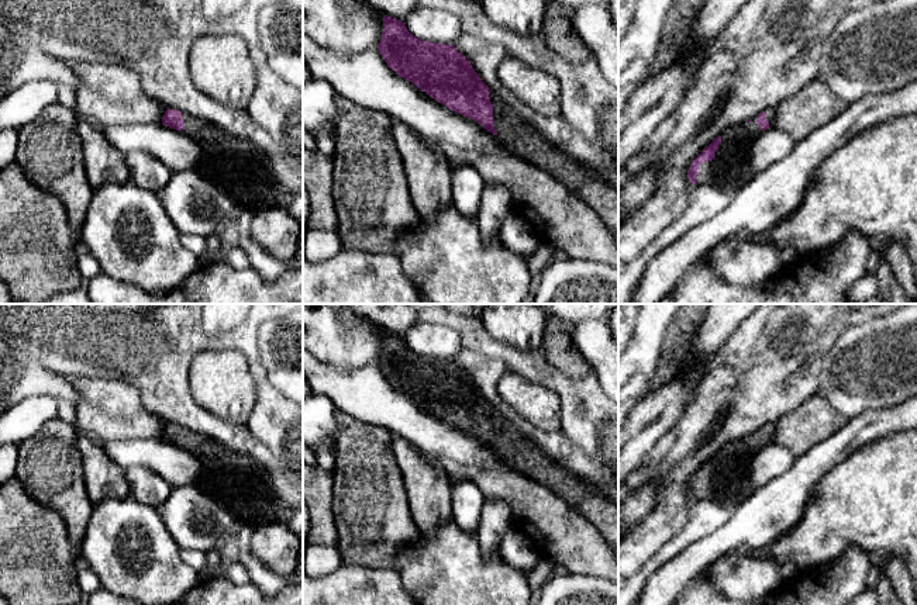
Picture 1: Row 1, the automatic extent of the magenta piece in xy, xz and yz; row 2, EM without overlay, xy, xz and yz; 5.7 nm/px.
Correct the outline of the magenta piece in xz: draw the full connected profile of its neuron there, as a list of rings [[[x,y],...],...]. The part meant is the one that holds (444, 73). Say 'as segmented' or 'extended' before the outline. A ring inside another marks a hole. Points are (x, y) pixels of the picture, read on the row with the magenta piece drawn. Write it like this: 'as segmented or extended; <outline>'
extended; [[[383,15],[378,45],[387,66],[449,110],[497,135],[520,159],[580,197],[618,239],[618,189],[590,166],[559,152],[489,90],[454,45],[420,41],[400,20]]]

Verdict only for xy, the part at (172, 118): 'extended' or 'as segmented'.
extended

